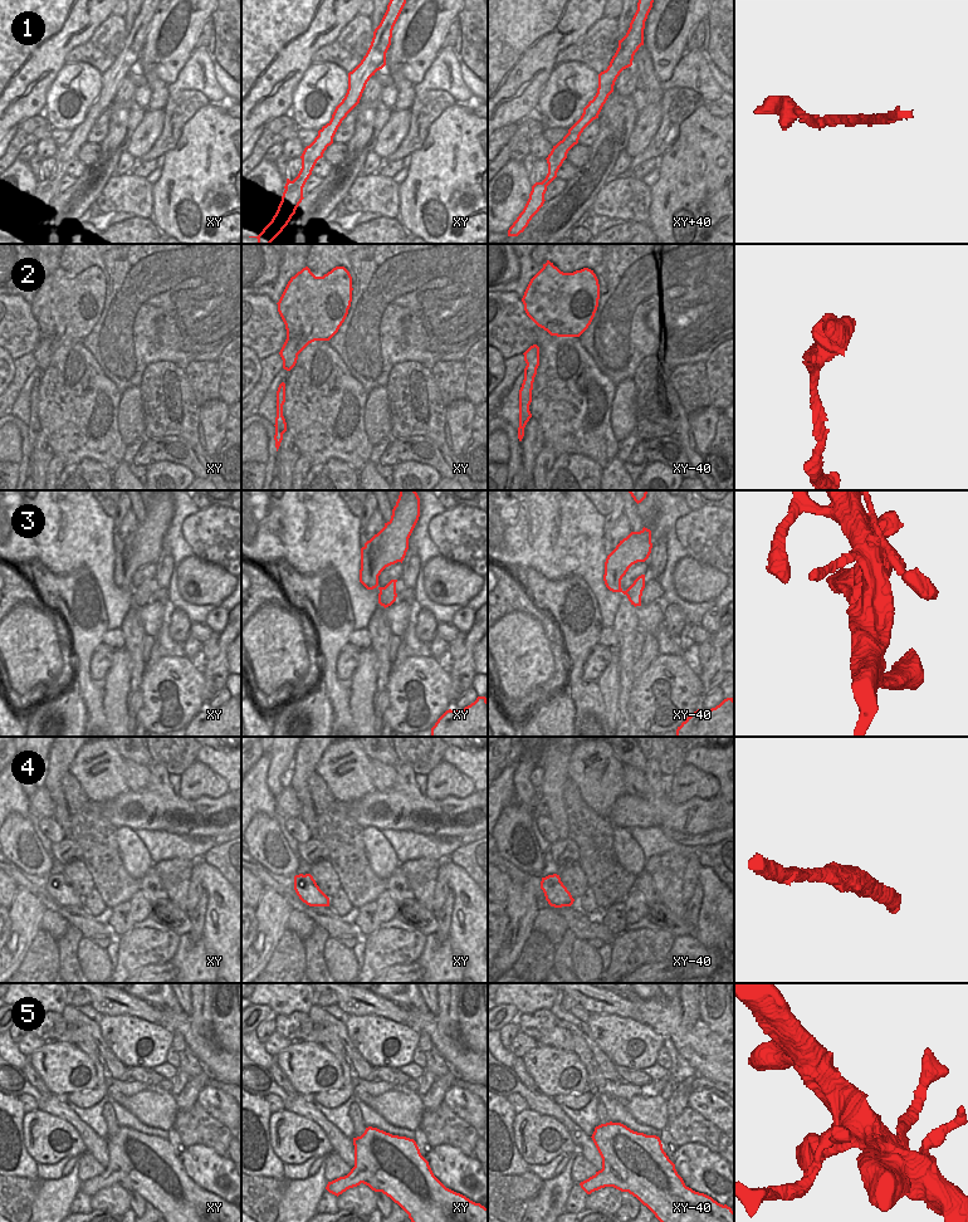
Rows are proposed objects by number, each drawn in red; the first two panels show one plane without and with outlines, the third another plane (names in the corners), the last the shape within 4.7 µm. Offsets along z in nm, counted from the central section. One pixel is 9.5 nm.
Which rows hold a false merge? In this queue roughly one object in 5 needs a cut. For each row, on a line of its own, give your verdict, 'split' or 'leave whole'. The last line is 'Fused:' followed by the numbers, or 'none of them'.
1: leave whole
2: leave whole
3: leave whole
4: leave whole
5: leave whole
Fused: none of them

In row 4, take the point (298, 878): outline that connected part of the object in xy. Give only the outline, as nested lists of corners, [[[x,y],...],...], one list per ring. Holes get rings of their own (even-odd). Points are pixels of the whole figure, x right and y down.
[[[311,874],[294,876],[294,890],[309,906],[329,906],[329,898],[319,889]]]

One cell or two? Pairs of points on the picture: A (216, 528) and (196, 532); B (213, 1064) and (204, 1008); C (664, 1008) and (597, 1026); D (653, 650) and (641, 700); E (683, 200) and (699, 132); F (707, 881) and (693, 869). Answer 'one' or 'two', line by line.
A: one
B: two
C: two
D: two
E: one
F: two

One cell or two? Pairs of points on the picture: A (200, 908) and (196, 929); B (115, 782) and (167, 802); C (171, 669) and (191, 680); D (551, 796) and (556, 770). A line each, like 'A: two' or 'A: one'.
A: one
B: two
C: one
D: one

